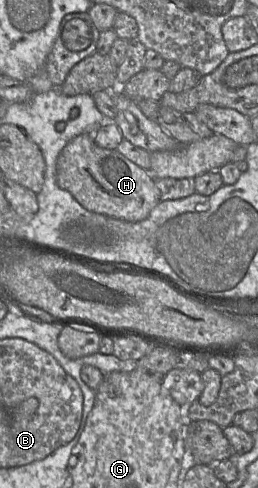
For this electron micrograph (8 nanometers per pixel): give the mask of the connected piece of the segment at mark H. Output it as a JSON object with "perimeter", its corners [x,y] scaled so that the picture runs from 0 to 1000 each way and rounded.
{"perimeter":[[[326,270],[275,285],[229,314],[217,332],[217,373],[236,387],[275,395],[341,432],[492,455],[539,455],[566,449],[624,412],[601,369],[578,350],[504,330],[457,307],[380,299],[345,270]]]}

